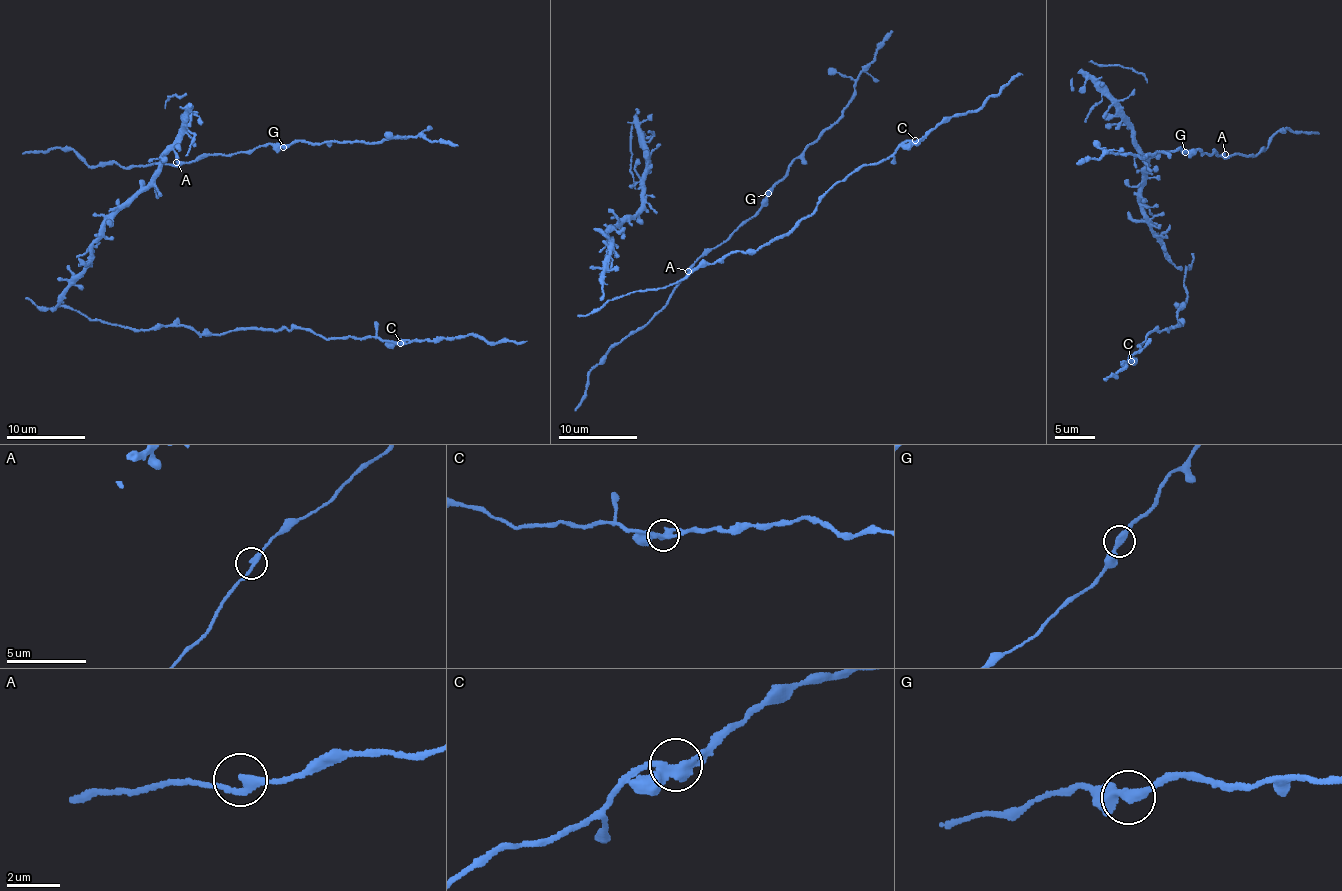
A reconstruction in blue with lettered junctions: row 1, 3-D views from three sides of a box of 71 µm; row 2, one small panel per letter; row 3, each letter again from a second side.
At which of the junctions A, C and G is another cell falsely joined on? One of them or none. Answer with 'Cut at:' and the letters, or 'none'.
Cut at: none

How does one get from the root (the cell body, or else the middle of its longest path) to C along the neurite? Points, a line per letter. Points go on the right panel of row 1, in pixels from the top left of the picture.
C: (1163, 251), (1176, 266), (1187, 269), (1183, 282), (1188, 299), (1177, 312), (1181, 326), (1150, 332), (1131, 360)

